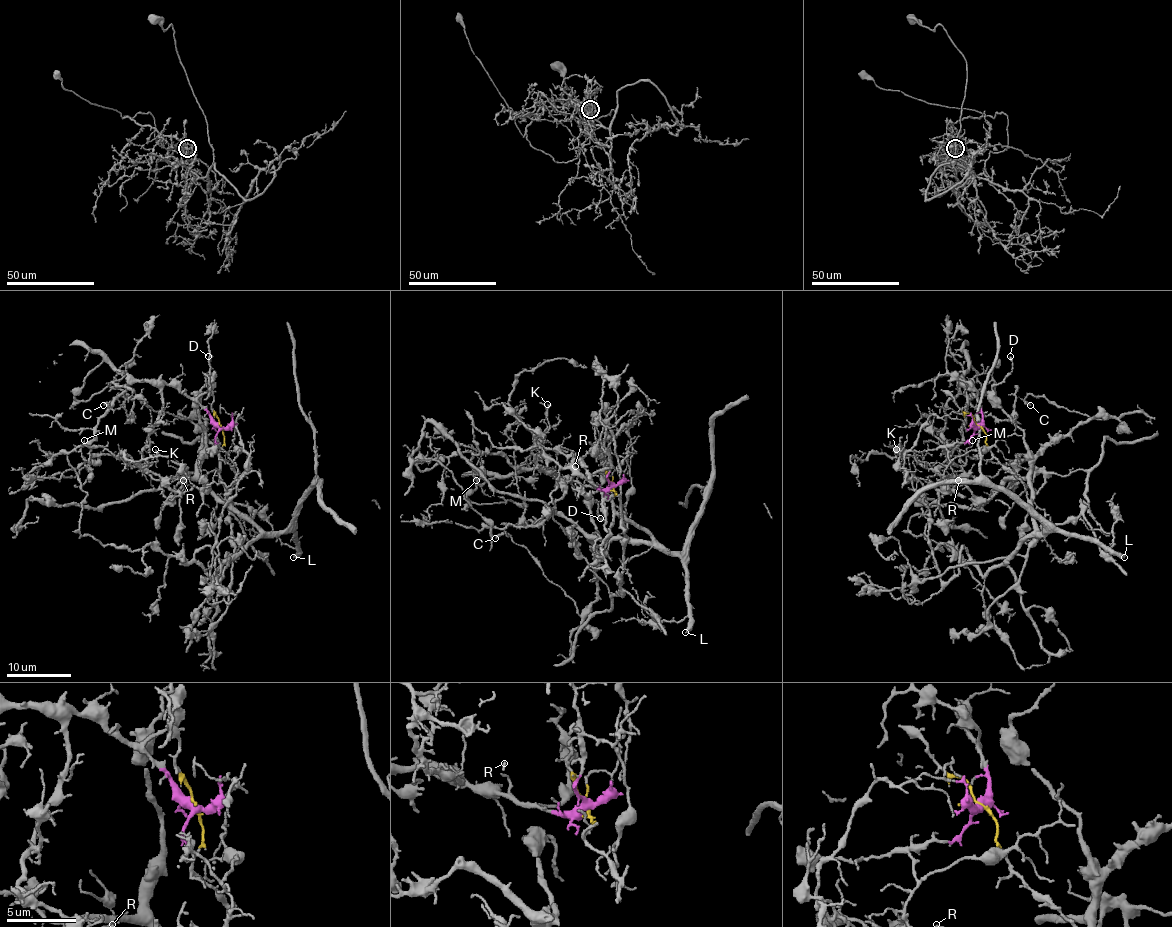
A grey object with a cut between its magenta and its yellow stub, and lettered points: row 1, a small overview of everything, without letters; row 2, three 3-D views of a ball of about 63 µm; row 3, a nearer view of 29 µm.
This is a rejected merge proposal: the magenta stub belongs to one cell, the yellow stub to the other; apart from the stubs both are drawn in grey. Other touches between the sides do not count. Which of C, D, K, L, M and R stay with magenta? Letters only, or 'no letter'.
K, M

